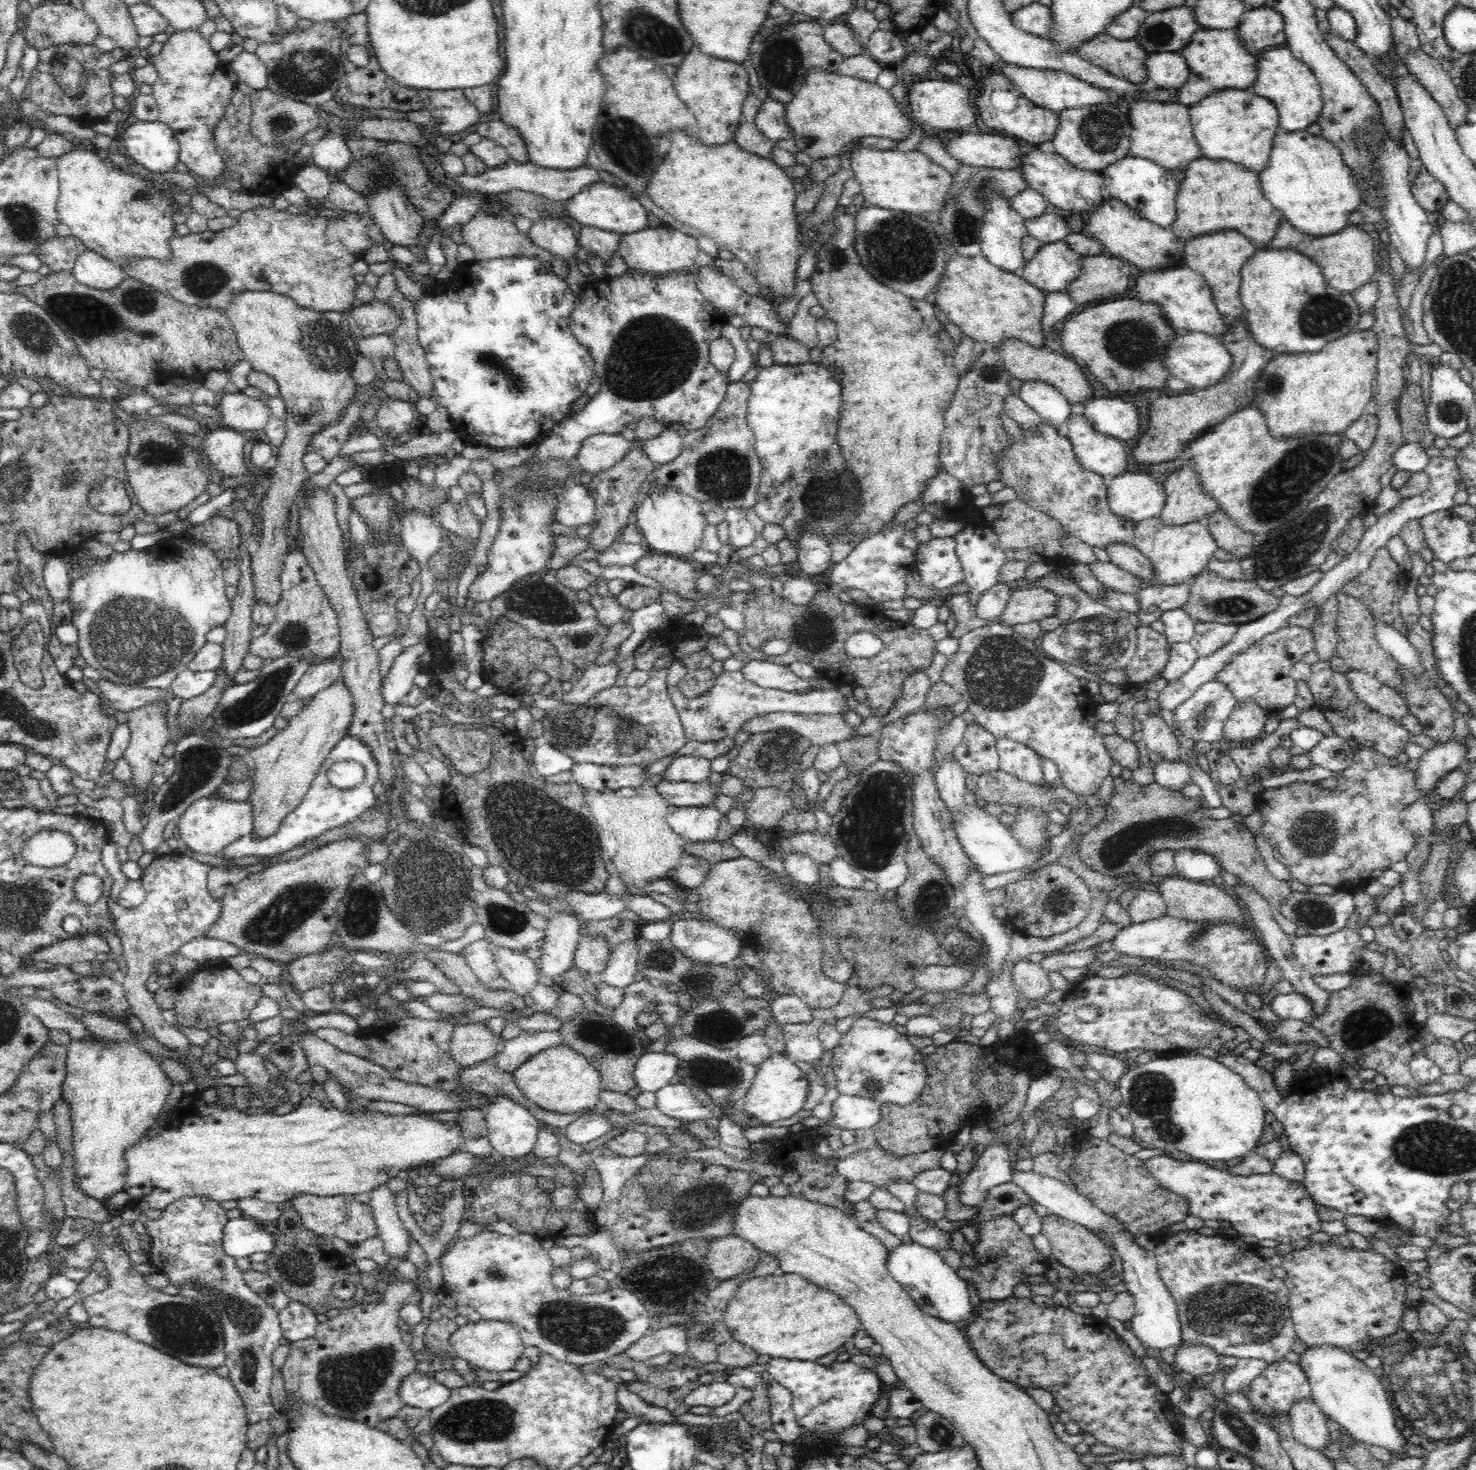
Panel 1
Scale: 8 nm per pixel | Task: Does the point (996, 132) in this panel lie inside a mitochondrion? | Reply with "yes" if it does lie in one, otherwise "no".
no

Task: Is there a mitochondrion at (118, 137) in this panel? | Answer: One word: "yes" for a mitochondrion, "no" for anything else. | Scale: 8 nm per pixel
no

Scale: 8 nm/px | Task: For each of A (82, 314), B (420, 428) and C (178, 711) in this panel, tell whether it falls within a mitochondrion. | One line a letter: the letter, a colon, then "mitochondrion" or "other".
A: mitochondrion
B: other
C: other

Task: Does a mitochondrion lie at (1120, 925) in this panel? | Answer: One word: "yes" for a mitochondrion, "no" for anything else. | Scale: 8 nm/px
no

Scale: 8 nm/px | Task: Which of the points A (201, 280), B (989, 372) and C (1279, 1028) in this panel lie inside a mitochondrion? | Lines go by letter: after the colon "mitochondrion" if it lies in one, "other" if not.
A: mitochondrion
B: mitochondrion
C: other

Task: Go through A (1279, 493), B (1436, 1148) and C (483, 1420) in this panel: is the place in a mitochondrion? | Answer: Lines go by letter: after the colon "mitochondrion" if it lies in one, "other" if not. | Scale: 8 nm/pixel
A: mitochondrion
B: mitochondrion
C: mitochondrion

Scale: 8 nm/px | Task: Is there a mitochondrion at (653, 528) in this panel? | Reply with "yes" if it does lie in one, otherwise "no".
no

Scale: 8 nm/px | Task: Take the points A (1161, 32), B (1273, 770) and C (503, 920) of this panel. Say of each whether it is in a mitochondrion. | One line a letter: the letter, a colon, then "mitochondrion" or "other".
A: mitochondrion
B: other
C: mitochondrion

